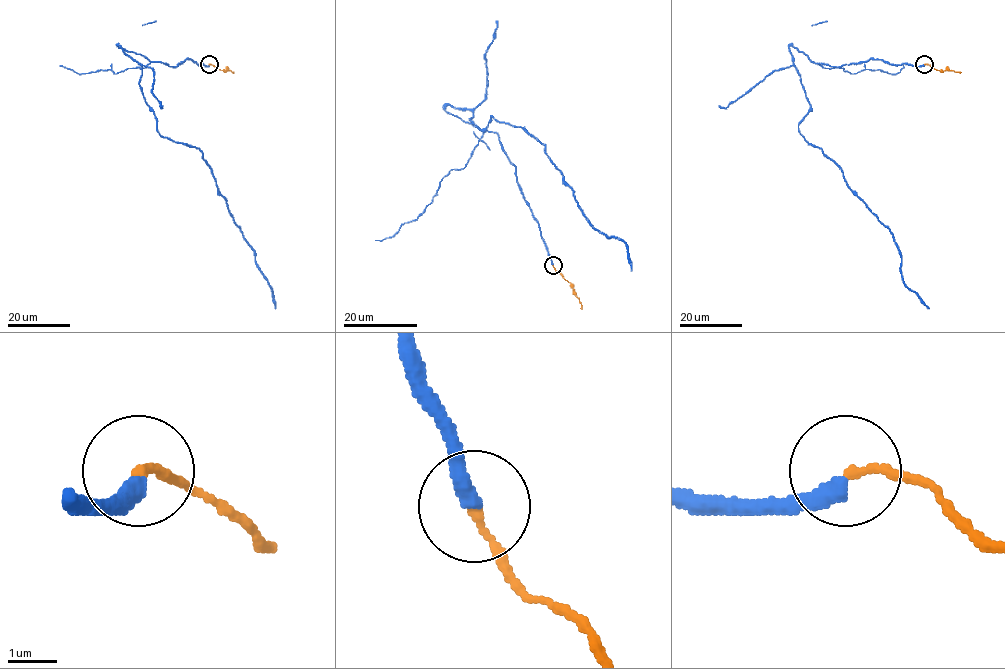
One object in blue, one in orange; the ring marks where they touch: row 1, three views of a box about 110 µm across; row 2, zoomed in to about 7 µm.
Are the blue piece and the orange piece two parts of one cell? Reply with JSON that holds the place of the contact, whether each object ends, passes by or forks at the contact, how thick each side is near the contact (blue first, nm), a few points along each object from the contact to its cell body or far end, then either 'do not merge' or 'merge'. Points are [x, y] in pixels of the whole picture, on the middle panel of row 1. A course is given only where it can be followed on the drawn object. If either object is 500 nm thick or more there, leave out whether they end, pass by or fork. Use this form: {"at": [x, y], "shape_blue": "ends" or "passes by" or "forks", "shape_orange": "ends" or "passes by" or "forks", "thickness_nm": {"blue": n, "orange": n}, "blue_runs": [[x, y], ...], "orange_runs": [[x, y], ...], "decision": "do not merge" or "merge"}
{"at": [553, 265], "shape_blue": "ends", "shape_orange": "ends", "thickness_nm": {"blue": 360, "orange": 180}, "blue_runs": [[553, 265], [498, 136], [447, 104], [481, 130], [491, 115], [545, 146], [590, 224], [627, 247], [632, 271]], "orange_runs": [[553, 265], [571, 284], [582, 309]], "decision": "do not merge"}

